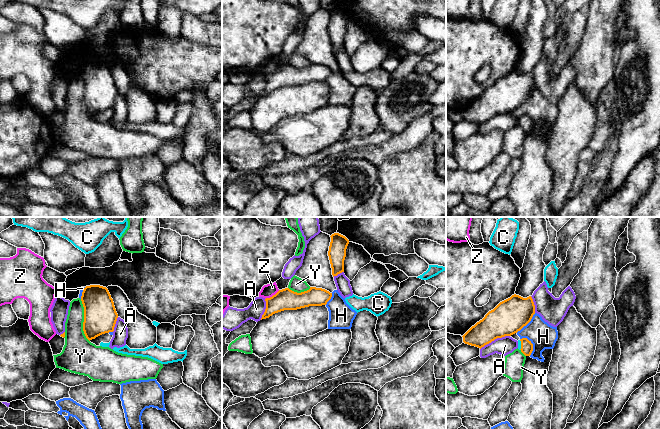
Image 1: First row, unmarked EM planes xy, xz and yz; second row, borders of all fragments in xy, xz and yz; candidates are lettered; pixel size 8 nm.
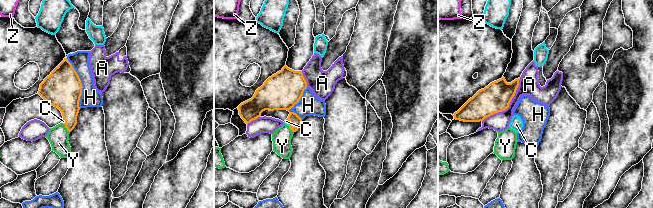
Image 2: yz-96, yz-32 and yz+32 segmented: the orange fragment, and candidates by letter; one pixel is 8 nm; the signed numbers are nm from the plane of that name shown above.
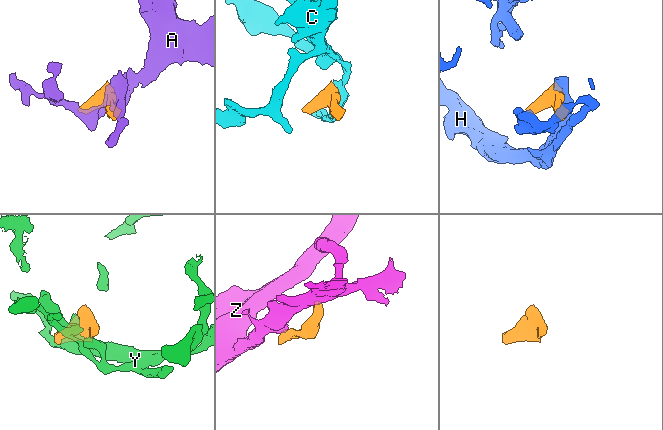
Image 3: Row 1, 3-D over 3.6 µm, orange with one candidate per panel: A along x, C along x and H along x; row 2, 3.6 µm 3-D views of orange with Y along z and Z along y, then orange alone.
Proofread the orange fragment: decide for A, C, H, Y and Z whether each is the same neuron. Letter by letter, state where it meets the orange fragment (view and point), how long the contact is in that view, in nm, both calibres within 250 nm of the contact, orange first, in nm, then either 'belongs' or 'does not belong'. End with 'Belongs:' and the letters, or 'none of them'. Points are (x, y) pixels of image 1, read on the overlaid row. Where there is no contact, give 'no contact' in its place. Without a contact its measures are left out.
A: contact yz (494, 339); length 260 nm; calibres 280 and 140 nm; does not belong
C: contact yz (521, 345); length 80 nm; calibres 100 and 30 nm; belongs
H: contact yz (532, 344); length 170 nm; calibres 100 and 220 nm; does not belong
Y: contact xy (84, 320); length 360 nm; calibres 260 and 240 nm; does not belong
Z: contact xz (273, 295); length 140 nm; calibres 170 and 110 nm; does not belong
Belongs: C

